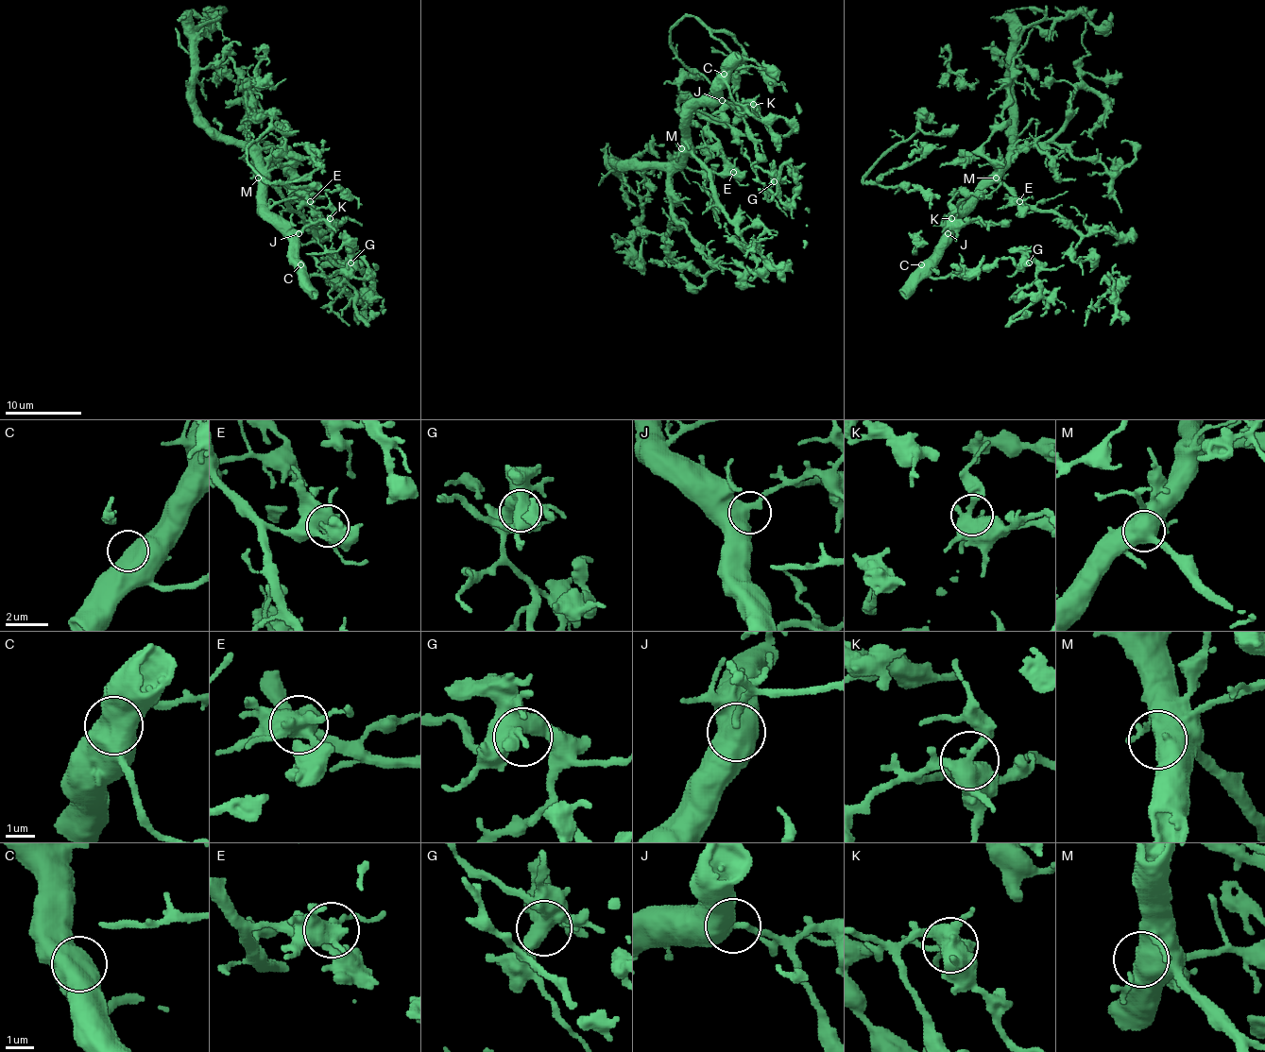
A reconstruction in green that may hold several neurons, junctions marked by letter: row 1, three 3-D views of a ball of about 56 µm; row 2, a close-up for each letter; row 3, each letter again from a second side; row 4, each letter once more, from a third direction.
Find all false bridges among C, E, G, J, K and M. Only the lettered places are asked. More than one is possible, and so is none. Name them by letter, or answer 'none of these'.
none of these

